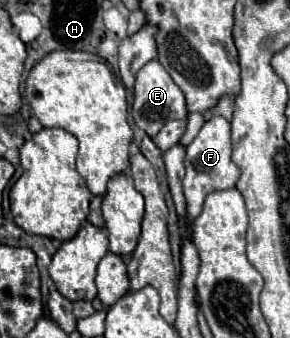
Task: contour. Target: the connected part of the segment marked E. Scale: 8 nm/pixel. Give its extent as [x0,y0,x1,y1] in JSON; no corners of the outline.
[133,60,187,138]

